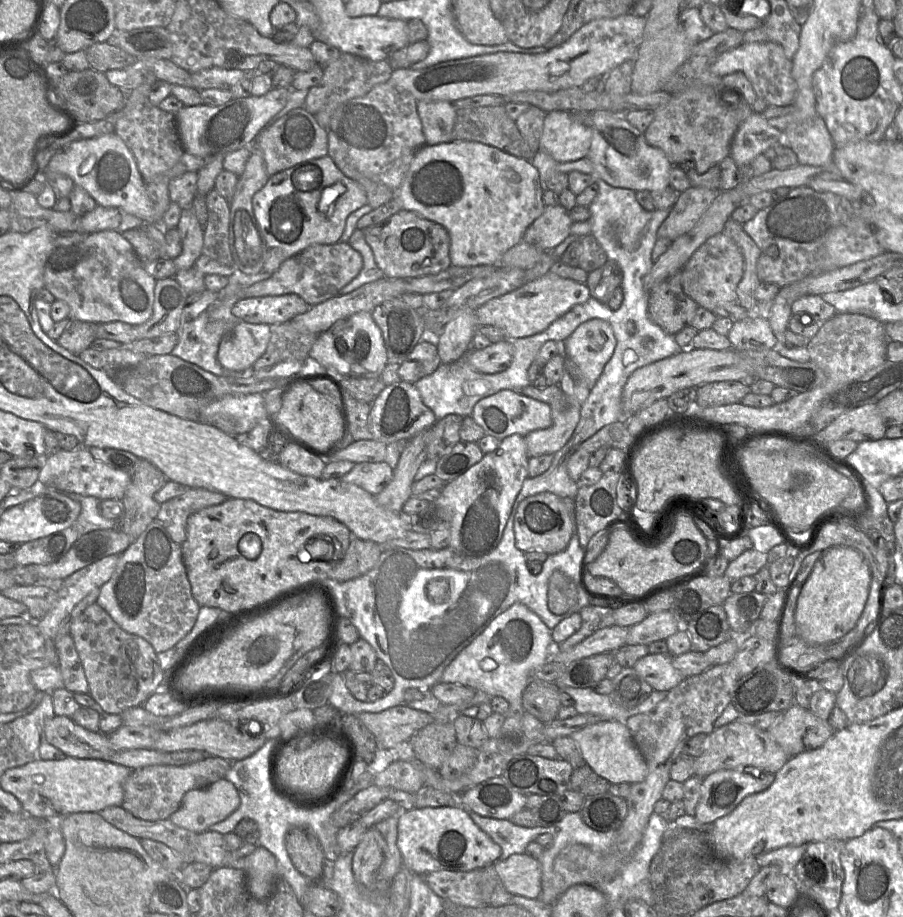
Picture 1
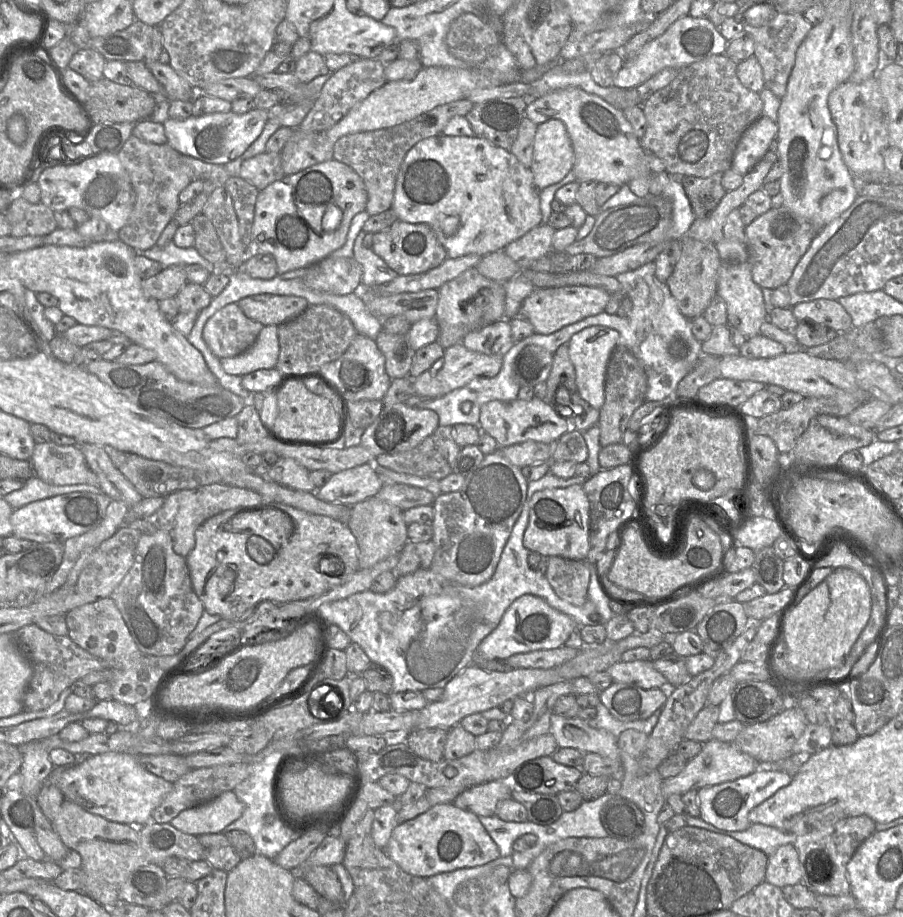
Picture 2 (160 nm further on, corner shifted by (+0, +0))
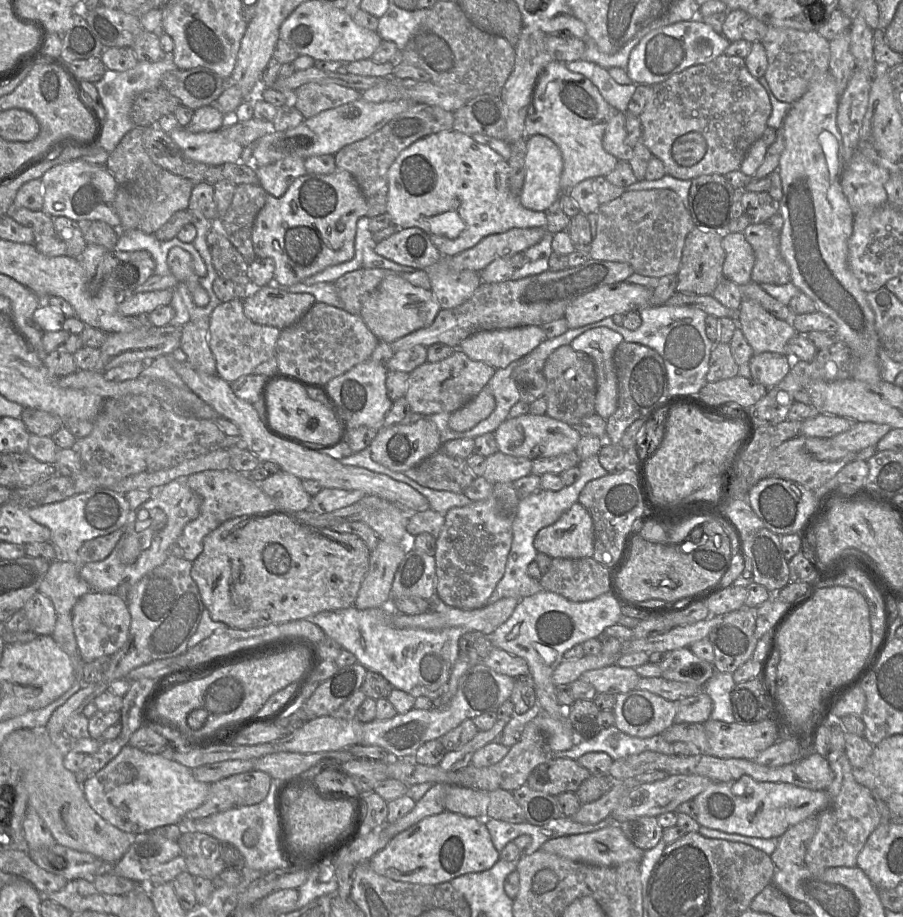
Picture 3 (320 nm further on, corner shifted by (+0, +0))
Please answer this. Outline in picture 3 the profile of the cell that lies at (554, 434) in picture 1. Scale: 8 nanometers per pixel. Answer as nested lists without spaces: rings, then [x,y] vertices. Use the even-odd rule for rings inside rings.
[[[500,451],[485,458],[485,470],[482,475],[491,484],[513,483],[531,474],[532,460],[515,457]]]

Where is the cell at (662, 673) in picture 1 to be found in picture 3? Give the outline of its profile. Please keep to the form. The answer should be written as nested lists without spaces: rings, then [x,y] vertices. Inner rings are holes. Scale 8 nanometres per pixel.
[[[617,664],[584,672],[580,679],[590,683],[597,693],[619,694],[636,688],[640,676],[634,668]]]

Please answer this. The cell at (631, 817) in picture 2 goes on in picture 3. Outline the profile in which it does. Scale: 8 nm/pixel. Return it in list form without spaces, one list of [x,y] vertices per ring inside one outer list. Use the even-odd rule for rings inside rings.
[[[642,816],[616,823],[636,847],[646,851],[662,839],[663,828],[656,817]]]

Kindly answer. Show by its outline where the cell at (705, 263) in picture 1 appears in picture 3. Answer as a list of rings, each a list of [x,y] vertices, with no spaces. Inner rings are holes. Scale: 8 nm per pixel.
[[[743,294],[737,326],[751,346],[753,355],[764,352],[786,355],[787,342],[798,334],[791,322],[775,318],[756,301],[744,298]]]

